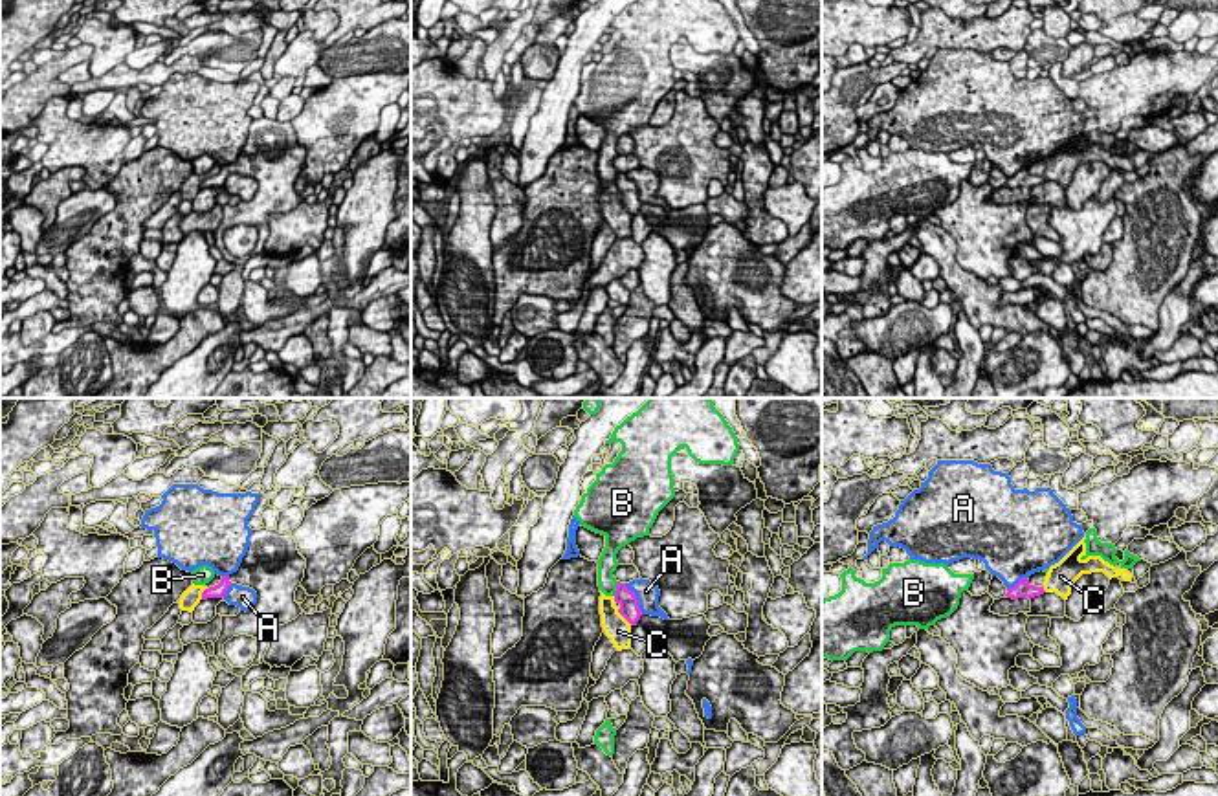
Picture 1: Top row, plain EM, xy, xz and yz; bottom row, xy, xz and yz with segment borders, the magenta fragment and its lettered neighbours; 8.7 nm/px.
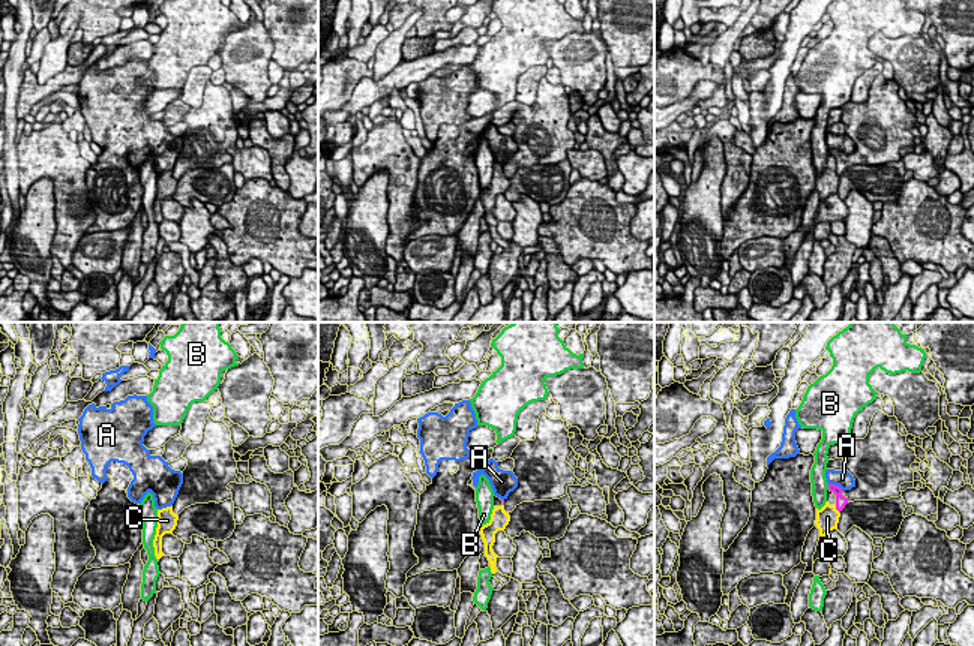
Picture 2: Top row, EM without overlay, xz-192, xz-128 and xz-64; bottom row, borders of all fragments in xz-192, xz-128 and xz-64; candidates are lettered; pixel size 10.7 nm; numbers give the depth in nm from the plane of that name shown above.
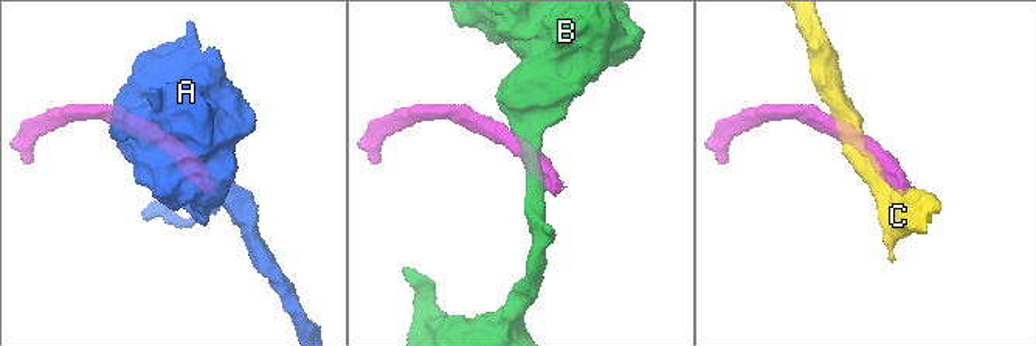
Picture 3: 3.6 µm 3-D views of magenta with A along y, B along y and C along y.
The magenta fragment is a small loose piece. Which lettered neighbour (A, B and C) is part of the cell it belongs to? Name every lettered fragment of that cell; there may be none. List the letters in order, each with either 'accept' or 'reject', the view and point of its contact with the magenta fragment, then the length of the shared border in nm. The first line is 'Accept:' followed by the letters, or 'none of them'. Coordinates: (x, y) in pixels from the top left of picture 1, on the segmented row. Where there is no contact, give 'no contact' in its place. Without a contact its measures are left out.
Accept: none of them
A: reject; contact xz (635, 598); length 320 nm
B: reject; contact xz (617, 589); length 140 nm
C: reject; contact xz (624, 617); length 200 nm

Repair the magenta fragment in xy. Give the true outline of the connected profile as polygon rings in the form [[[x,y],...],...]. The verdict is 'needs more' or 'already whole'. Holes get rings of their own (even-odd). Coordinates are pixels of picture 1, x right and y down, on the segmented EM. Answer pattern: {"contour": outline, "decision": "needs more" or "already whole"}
{"contour": [[[253,530],[249,547],[237,572],[222,576],[220,583],[202,592],[202,600],[224,598],[231,583],[257,592],[251,611],[237,616],[222,616],[222,631],[215,646],[215,657],[227,673],[246,675],[251,666],[264,662],[270,647],[270,627],[284,625],[303,614],[295,602],[295,591],[304,578],[306,559],[299,554],[290,532]],[[248,635],[257,640],[257,655],[246,668],[233,668],[224,657],[224,644],[233,636]]], "decision": "needs more"}

